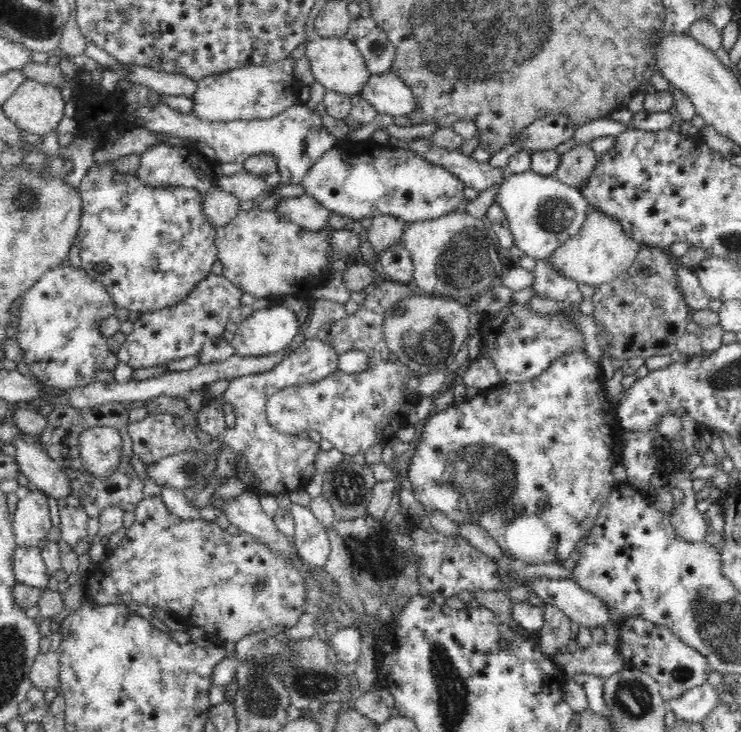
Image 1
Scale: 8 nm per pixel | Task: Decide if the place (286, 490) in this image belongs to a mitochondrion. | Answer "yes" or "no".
no

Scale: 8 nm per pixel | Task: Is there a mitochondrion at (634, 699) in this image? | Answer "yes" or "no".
yes

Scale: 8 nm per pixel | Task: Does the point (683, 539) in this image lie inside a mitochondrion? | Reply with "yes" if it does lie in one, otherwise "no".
no

